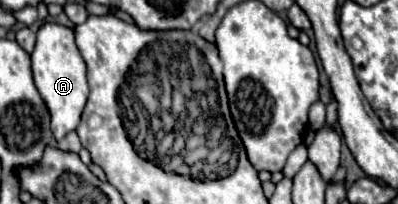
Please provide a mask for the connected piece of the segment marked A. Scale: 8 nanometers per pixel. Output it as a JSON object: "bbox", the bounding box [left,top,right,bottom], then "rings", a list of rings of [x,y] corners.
{"bbox":[31,21,89,139],"rings":[[[45,21],[37,29],[37,43],[31,53],[31,63],[35,85],[51,113],[51,131],[55,139],[61,139],[69,131],[75,131],[75,127],[79,125],[79,117],[89,93],[85,79],[85,61],[75,45],[73,29],[55,21]]]}

